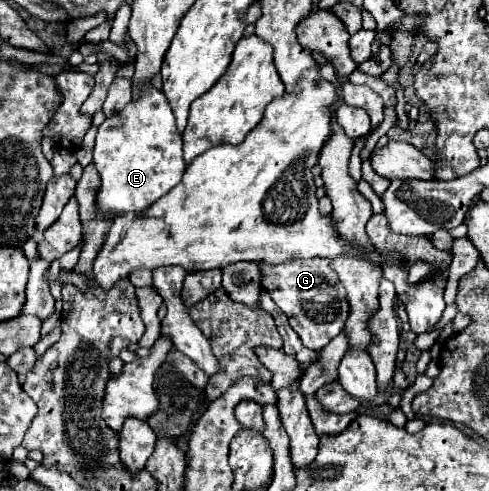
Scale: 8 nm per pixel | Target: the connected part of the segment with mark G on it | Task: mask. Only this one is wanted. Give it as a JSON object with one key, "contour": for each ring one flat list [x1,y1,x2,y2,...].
{"contour":[[293,259,269,267,261,263,261,273,263,287,269,291,275,305,289,317,289,325,307,349,321,351,335,335,341,333,349,315,349,303,345,299,345,289,327,259]]}

